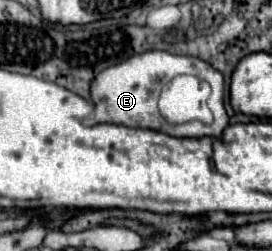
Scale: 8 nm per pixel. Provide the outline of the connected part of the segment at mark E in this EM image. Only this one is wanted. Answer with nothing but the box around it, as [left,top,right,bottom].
[86,50,228,138]

